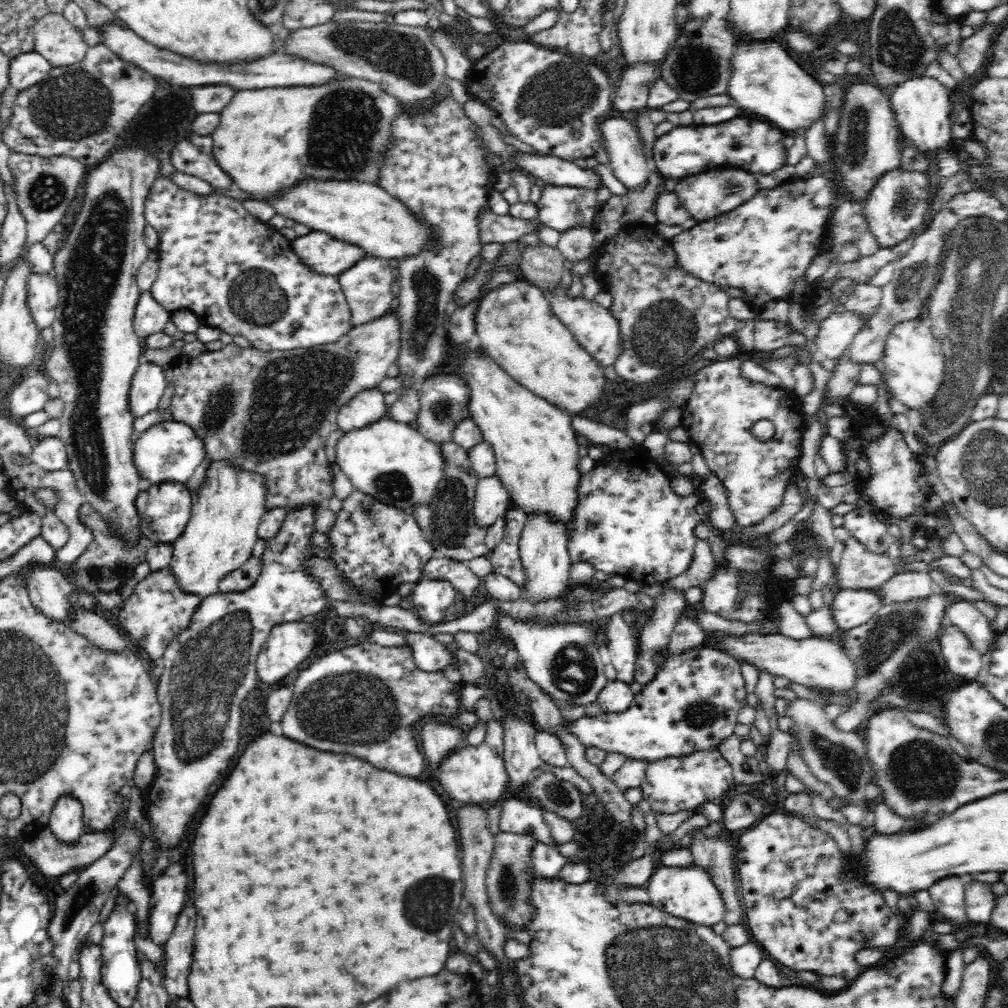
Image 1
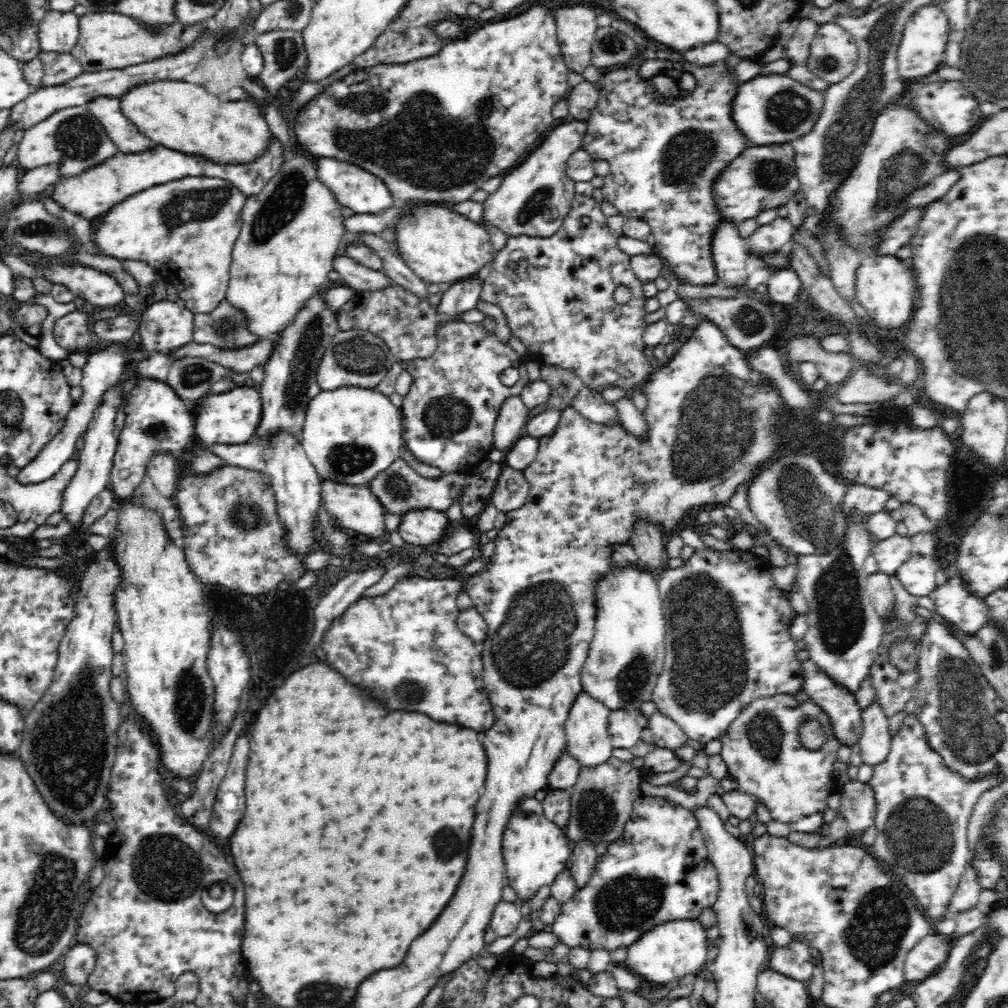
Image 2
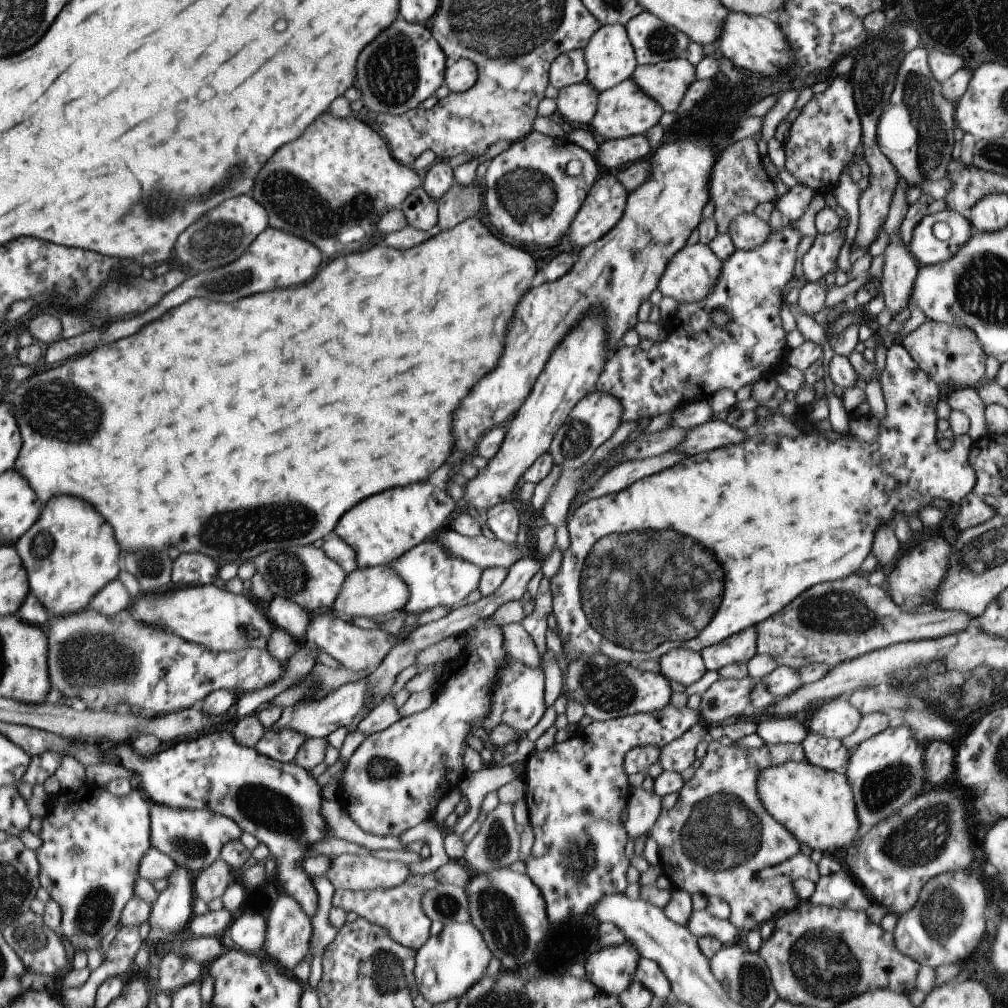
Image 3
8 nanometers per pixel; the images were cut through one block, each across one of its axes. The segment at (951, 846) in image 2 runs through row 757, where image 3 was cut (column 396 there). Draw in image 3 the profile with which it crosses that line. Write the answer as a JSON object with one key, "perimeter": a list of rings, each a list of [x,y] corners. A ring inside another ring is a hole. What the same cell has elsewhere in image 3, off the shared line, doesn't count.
{"perimeter":[[[411,873],[400,886],[388,888],[388,890],[335,890],[331,908],[341,908],[346,913],[354,912],[358,917],[366,918],[368,922],[388,930],[388,936],[394,942],[398,942],[400,946],[405,946],[410,950],[418,950],[430,938],[431,920],[426,916],[420,900],[422,900],[424,892],[441,885],[436,880],[434,873]]]}

